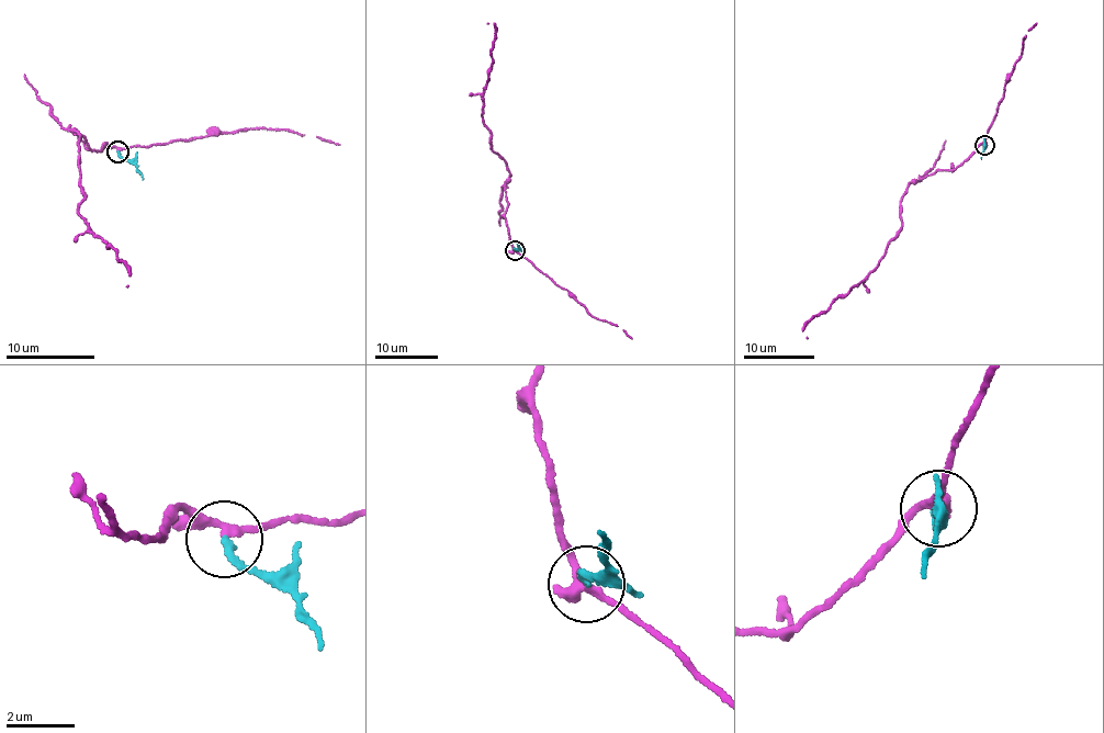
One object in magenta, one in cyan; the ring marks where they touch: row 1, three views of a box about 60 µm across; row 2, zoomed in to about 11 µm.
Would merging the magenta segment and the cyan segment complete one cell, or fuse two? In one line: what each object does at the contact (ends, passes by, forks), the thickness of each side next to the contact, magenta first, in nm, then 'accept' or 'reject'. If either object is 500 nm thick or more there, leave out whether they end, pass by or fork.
magenta passes by | cyan ends | 200/200 nm | reject

